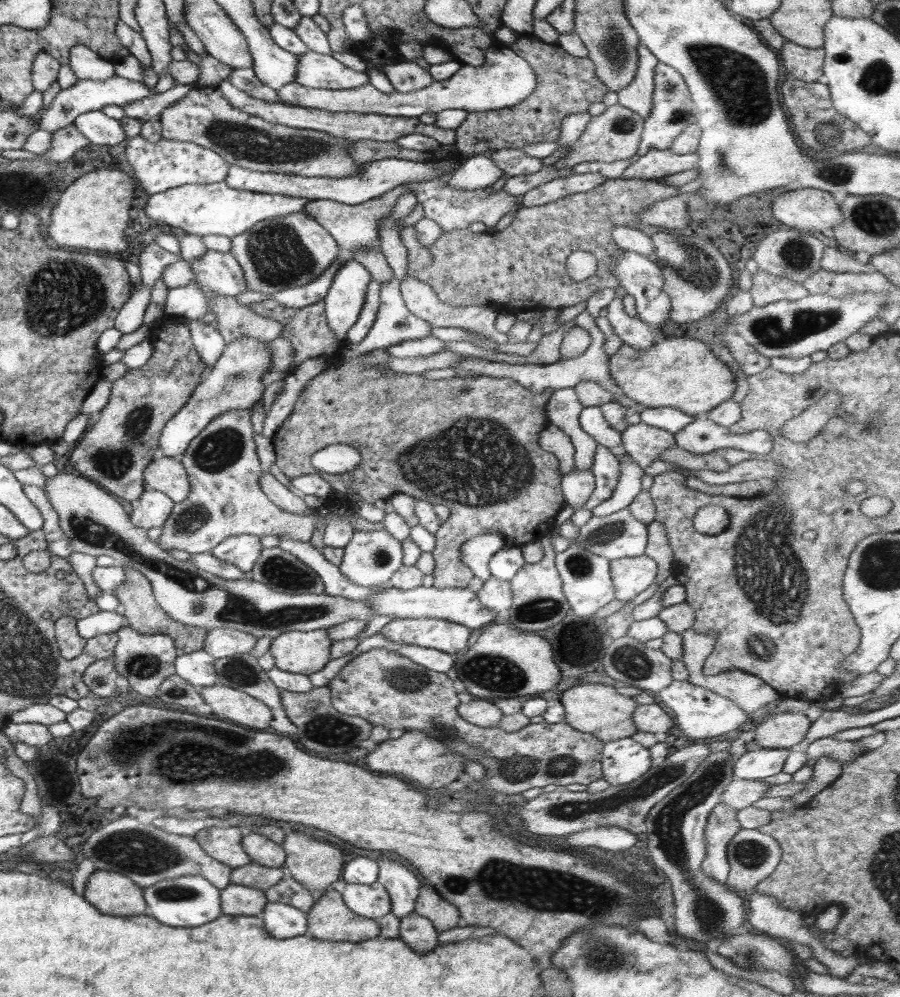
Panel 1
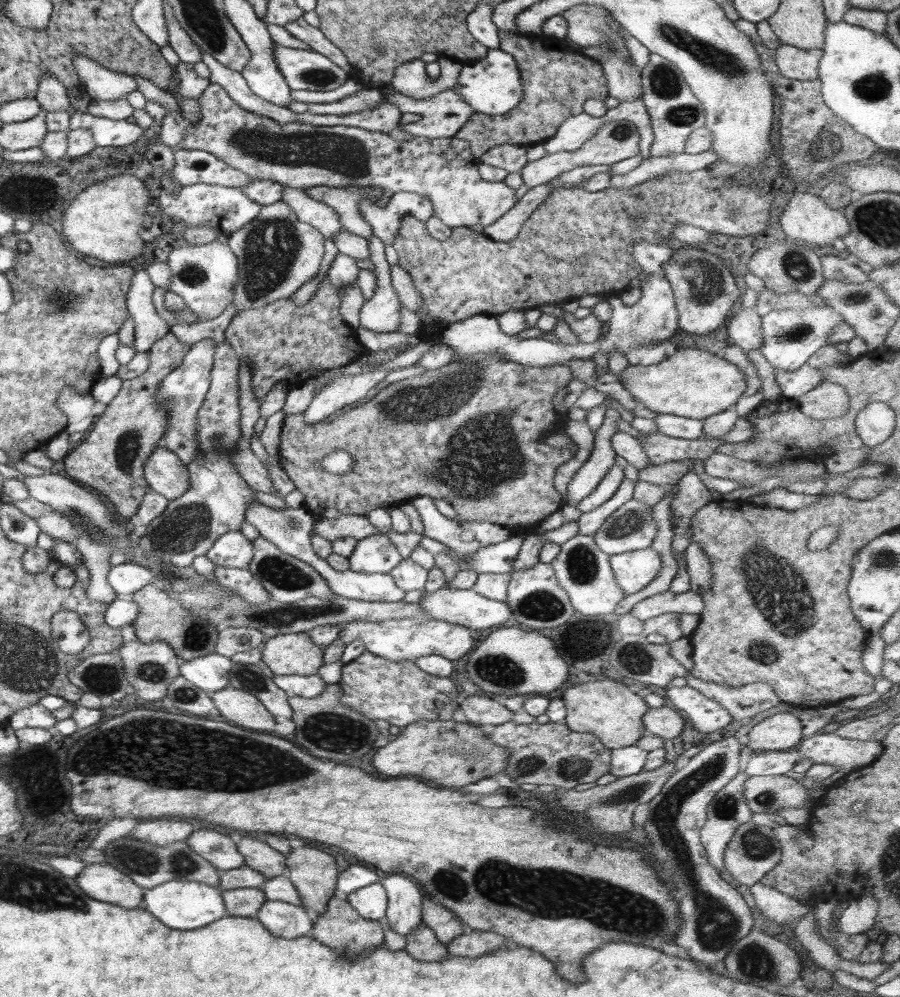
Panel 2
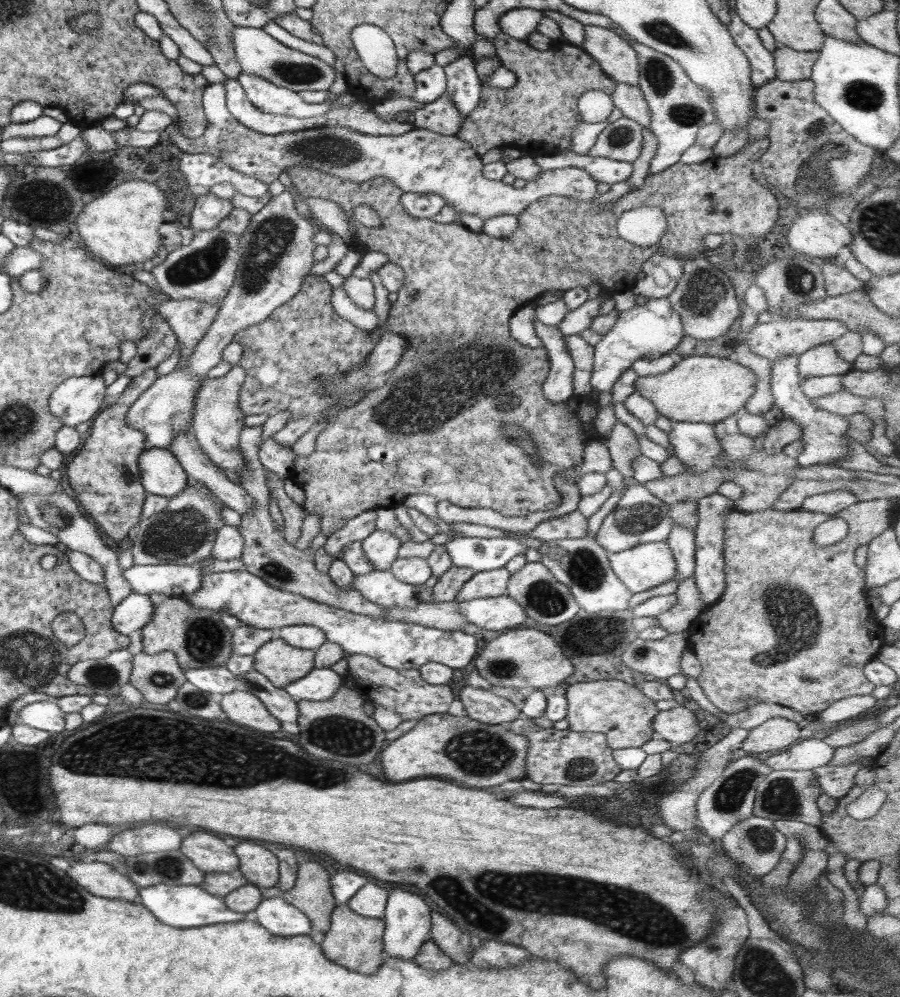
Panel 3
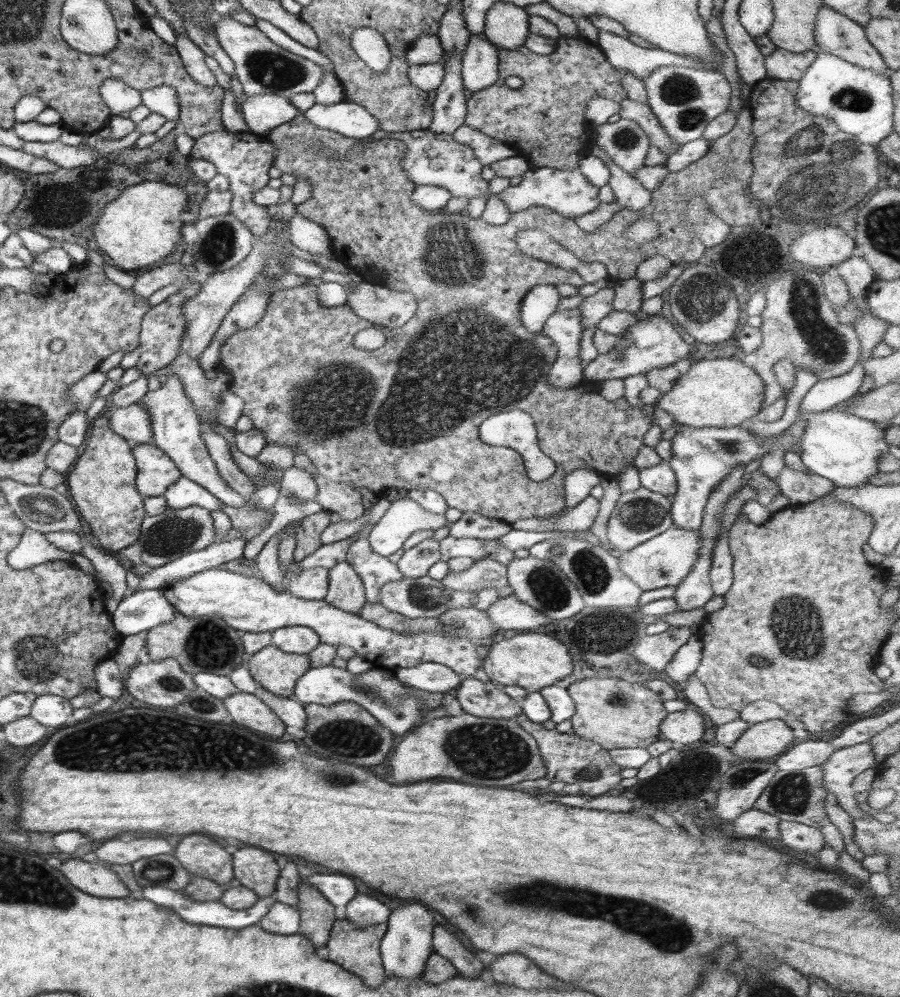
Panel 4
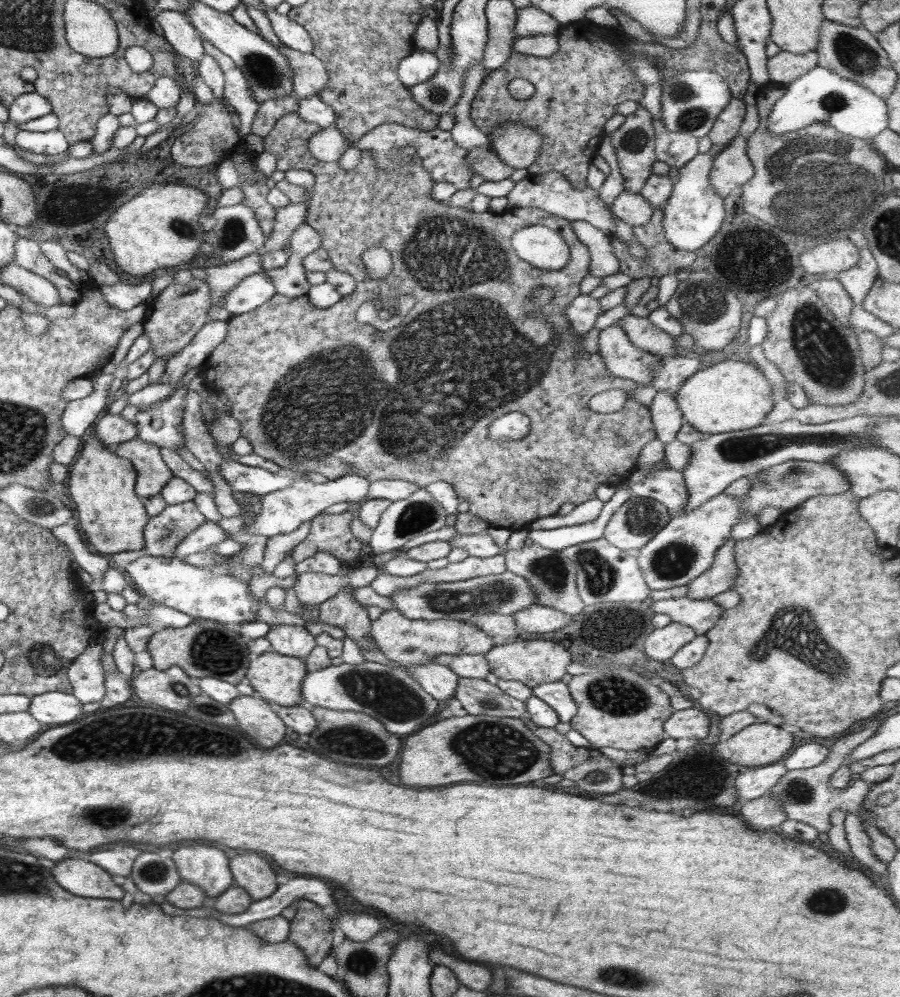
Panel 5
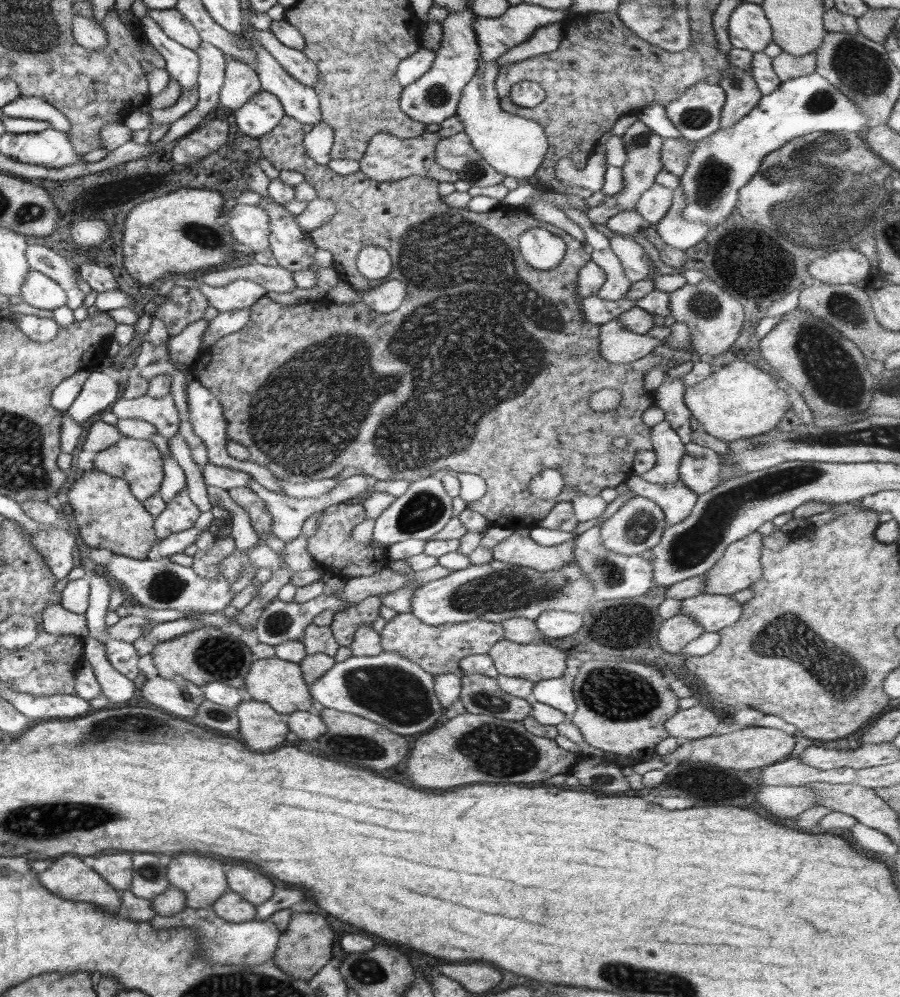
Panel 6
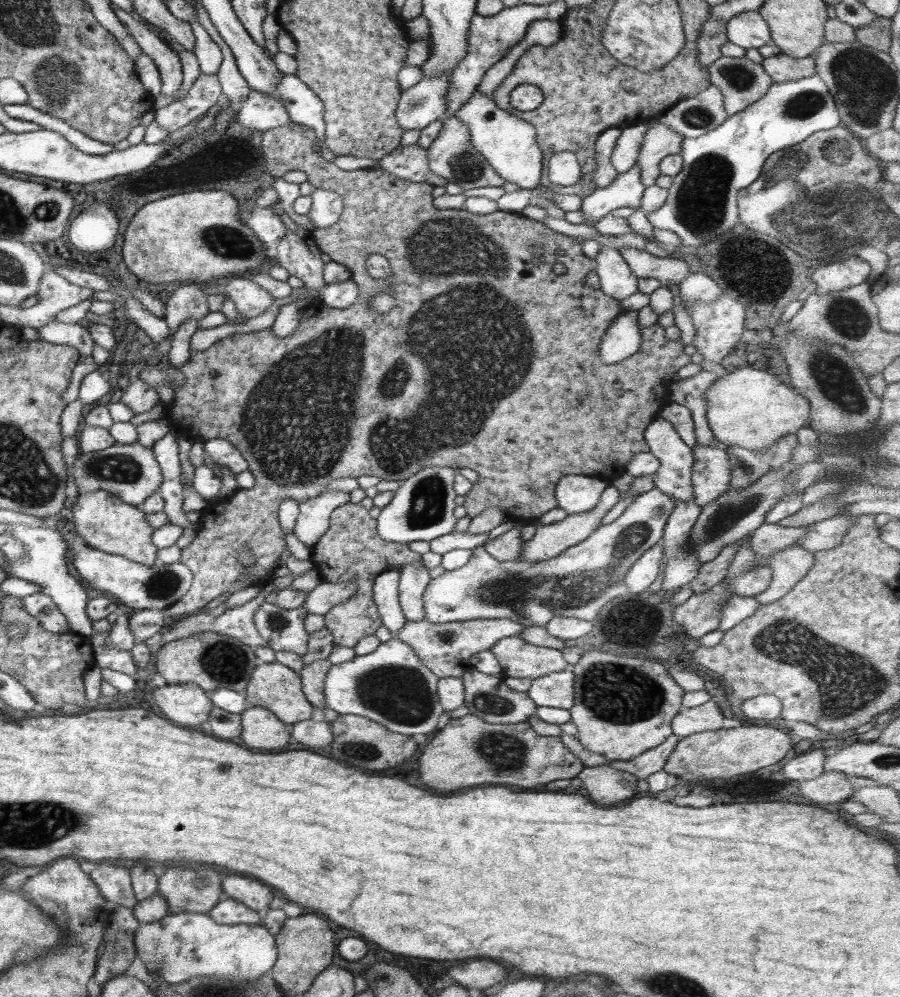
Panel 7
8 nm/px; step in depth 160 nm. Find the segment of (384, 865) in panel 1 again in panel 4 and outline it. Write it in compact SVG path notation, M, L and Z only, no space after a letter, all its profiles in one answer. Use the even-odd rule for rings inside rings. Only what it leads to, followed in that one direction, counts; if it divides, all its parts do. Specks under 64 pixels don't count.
M402 904L390 913L386 924L387 931L380 943L381 961L385 971L400 980L420 978L426 961L433 953L433 926L436 923L432 912L422 904Z

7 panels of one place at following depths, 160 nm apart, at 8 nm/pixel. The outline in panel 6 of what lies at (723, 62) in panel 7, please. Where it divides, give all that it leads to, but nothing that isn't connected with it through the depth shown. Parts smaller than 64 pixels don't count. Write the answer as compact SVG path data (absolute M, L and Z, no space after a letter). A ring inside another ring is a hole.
M734 65L727 66L726 70L722 71L722 80L720 80L719 85L724 89L726 100L721 110L720 129L725 129L726 127L732 126L734 123L737 123L758 104L762 94L759 91L754 78L748 73L747 70L738 68L738 66Z

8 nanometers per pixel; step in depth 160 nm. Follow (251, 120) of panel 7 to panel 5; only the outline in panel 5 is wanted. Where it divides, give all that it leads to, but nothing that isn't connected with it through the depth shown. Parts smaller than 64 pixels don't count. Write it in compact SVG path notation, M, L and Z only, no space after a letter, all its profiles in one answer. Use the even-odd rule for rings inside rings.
M294 94L279 96L259 103L259 110L255 114L251 133L264 138L274 127L276 121L285 114L296 113L299 98Z

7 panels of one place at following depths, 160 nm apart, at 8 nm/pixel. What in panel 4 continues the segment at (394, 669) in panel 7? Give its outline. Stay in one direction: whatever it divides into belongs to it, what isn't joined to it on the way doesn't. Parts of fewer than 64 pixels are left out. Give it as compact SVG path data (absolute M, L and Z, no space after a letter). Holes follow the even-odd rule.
M333 665L311 667L297 681L294 698L303 704L332 706L339 702L355 702L365 708L384 727L394 734L404 734L414 728L423 711L416 695L409 695L409 685L396 678L391 670L373 666L359 675Z

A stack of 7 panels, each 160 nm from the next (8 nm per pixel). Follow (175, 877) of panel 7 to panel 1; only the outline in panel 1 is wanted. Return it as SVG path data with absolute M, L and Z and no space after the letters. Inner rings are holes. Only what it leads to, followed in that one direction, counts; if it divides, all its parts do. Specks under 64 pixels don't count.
M237 827L206 828L200 830L193 838L208 856L222 864L238 868L251 863L251 858L244 852L241 843L242 832Z

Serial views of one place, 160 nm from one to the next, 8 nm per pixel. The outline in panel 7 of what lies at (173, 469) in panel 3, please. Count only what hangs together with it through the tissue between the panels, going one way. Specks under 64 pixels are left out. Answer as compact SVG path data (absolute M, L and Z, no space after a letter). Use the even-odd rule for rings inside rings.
M138 441L133 442L132 444L118 444L115 442L112 446L109 446L104 450L79 454L71 466L68 467L68 475L69 478L75 482L79 494L105 490L110 494L119 496L126 504L132 506L140 506L148 496L157 490L163 479L160 465L155 459L154 451L151 448L146 448Z

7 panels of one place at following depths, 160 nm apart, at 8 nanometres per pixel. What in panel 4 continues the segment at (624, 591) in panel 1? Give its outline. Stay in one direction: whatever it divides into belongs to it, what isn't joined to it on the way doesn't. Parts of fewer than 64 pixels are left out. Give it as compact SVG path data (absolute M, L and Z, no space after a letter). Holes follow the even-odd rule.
M672 525L668 530L660 532L658 536L642 542L628 552L621 552L618 556L623 573L635 582L643 591L656 590L666 586L678 586L686 575L696 565L697 552L701 549L698 532L687 531Z

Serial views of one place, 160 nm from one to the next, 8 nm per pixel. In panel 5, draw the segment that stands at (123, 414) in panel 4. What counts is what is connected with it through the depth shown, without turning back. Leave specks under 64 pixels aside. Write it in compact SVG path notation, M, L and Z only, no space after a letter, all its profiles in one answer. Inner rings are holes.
M104 412L91 431L95 431L98 440L108 447L115 447L138 436L138 427L126 421L121 415Z

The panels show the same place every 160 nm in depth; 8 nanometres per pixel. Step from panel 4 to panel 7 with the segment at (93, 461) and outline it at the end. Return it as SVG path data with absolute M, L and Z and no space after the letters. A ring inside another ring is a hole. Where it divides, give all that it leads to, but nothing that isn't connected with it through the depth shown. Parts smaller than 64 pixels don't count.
M105 490L86 492L77 497L76 504L73 506L73 520L76 532L88 545L138 562L146 567L155 564L158 560L159 548L151 539L154 528L148 524L146 513L139 506L126 504L119 496Z

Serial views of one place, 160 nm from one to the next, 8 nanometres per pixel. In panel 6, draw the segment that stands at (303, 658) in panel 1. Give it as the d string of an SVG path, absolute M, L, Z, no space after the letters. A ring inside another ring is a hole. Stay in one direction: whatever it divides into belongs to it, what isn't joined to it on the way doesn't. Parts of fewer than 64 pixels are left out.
M276 656L260 658L252 662L245 678L243 692L246 697L270 705L281 715L292 714L296 710L308 711L314 703L299 663L288 662Z

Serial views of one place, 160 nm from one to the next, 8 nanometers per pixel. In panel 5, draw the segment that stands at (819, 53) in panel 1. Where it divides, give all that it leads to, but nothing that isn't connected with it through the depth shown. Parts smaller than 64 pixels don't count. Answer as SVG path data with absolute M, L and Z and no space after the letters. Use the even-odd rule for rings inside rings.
M782 50L775 56L768 58L767 69L771 81L788 84L816 68L817 62L818 53L816 51L794 54Z

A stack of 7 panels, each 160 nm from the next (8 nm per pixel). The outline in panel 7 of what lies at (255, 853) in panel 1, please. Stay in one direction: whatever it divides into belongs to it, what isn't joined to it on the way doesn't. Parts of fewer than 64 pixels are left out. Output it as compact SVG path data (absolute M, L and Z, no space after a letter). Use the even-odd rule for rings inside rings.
M226 876L222 878L221 885L224 897L244 904L252 911L268 910L268 906L272 903L274 894L272 890L256 880L248 880L240 876Z

